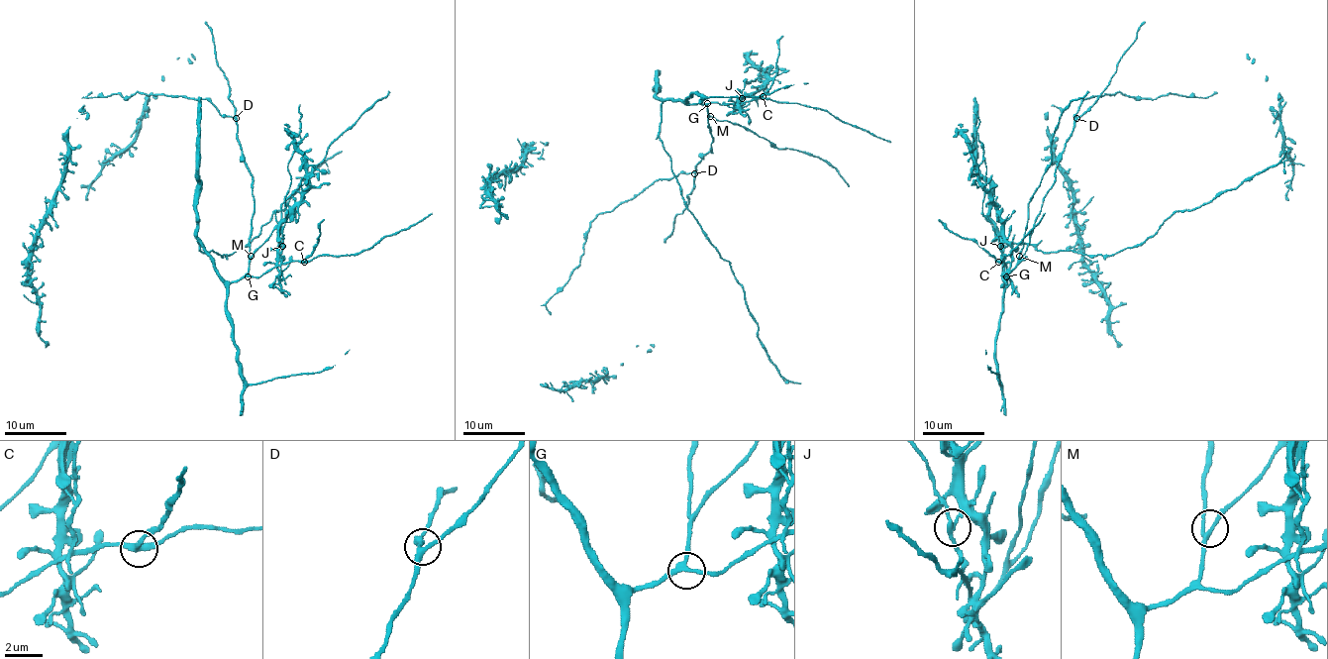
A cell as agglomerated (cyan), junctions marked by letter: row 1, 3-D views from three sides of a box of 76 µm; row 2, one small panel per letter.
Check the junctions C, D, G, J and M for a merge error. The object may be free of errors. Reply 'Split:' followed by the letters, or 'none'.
Split: J

